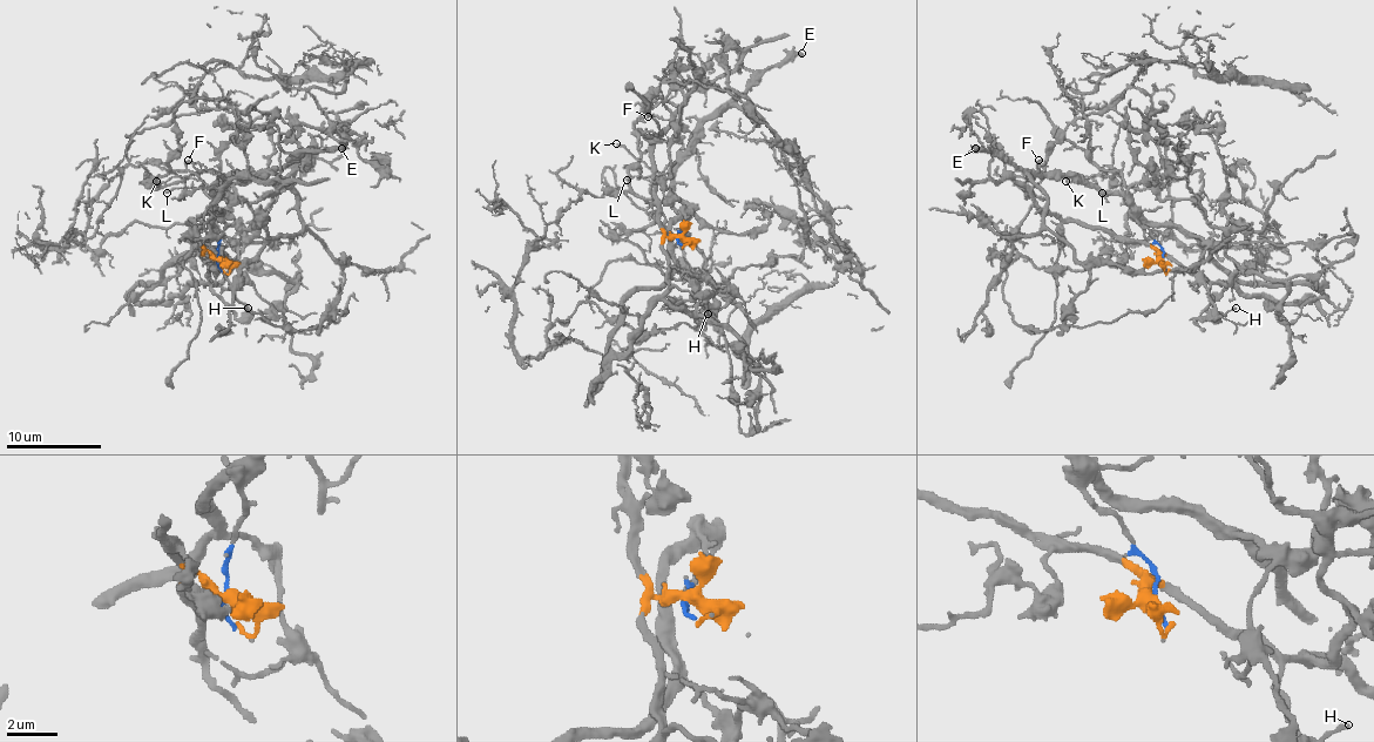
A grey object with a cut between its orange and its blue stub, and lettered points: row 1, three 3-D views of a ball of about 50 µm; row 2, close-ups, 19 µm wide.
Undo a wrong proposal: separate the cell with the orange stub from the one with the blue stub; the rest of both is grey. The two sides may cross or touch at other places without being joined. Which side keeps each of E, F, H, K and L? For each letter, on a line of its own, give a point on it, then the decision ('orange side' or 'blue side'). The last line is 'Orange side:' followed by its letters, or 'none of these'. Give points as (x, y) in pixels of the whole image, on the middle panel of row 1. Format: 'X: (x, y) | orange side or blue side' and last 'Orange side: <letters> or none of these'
E: (801, 53) | blue side
F: (648, 116) | orange side
H: (708, 314) | orange side
K: (616, 143) | blue side
L: (627, 180) | blue side
Orange side: F, H

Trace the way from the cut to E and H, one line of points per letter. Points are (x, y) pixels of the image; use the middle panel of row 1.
E: (678, 238), (688, 207), (676, 195), (674, 174), (681, 155), (704, 123), (764, 72), (780, 67), (801, 53)
H: (678, 238), (664, 241), (669, 285), (699, 295), (706, 315)

